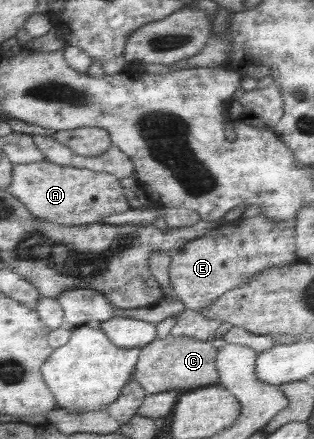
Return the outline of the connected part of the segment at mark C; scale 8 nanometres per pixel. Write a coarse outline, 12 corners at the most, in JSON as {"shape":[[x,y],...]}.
{"shape":[[170,334],[141,348],[147,395],[218,381],[211,341]]}

